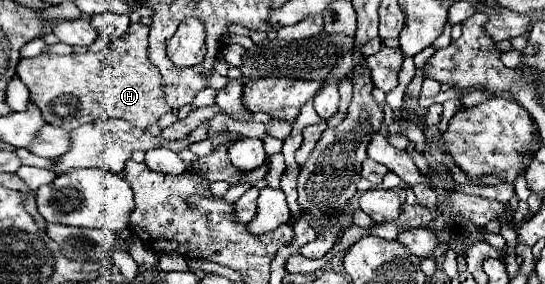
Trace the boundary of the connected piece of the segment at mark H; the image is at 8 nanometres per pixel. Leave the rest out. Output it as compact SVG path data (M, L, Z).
M132 24L128 28L126 38L116 38L108 48L102 52L86 52L86 54L42 54L36 58L22 58L18 64L16 74L30 90L32 102L40 108L46 122L74 130L86 122L92 122L100 116L114 116L122 118L134 126L146 128L158 122L158 118L166 112L170 112L170 106L166 106L164 90L162 90L162 74L160 70L150 62L148 58L148 26Z

